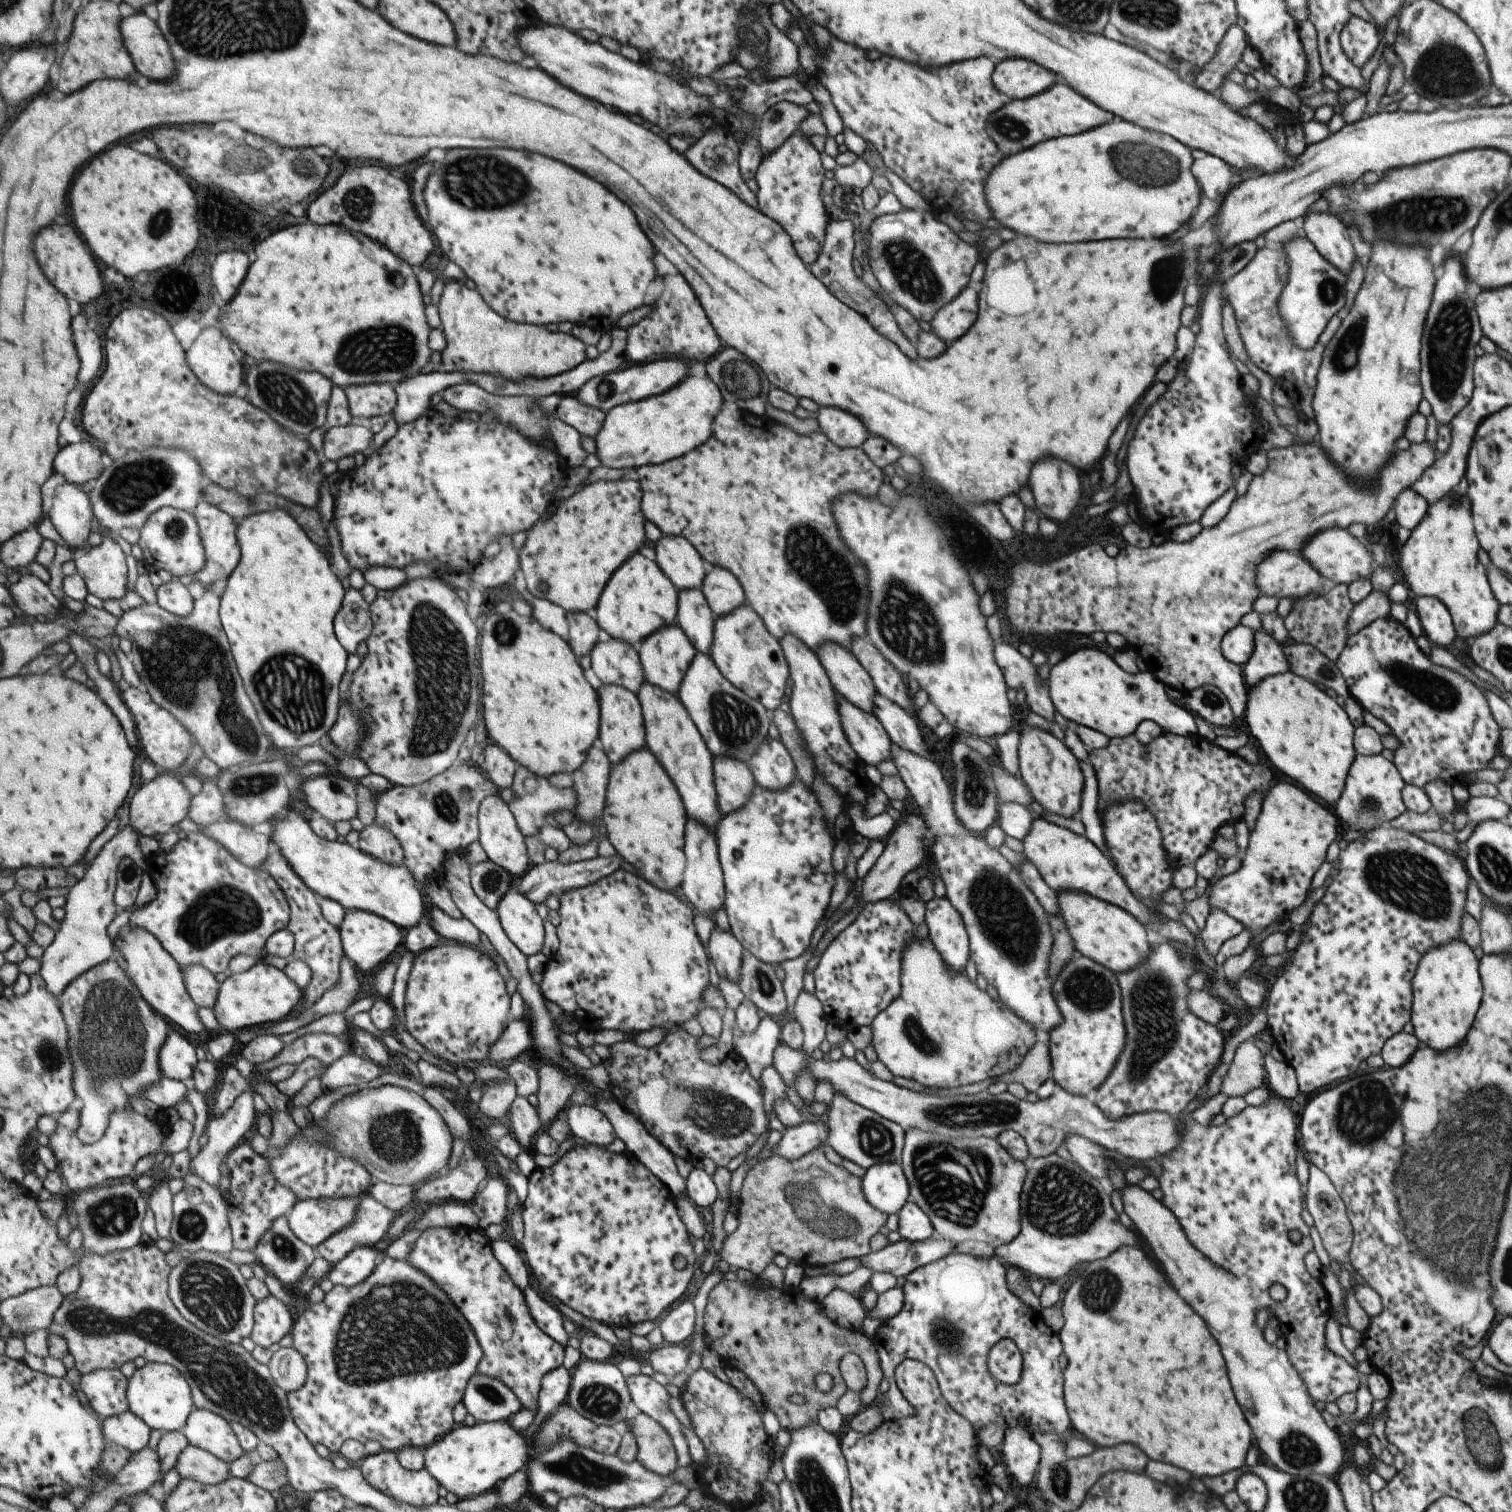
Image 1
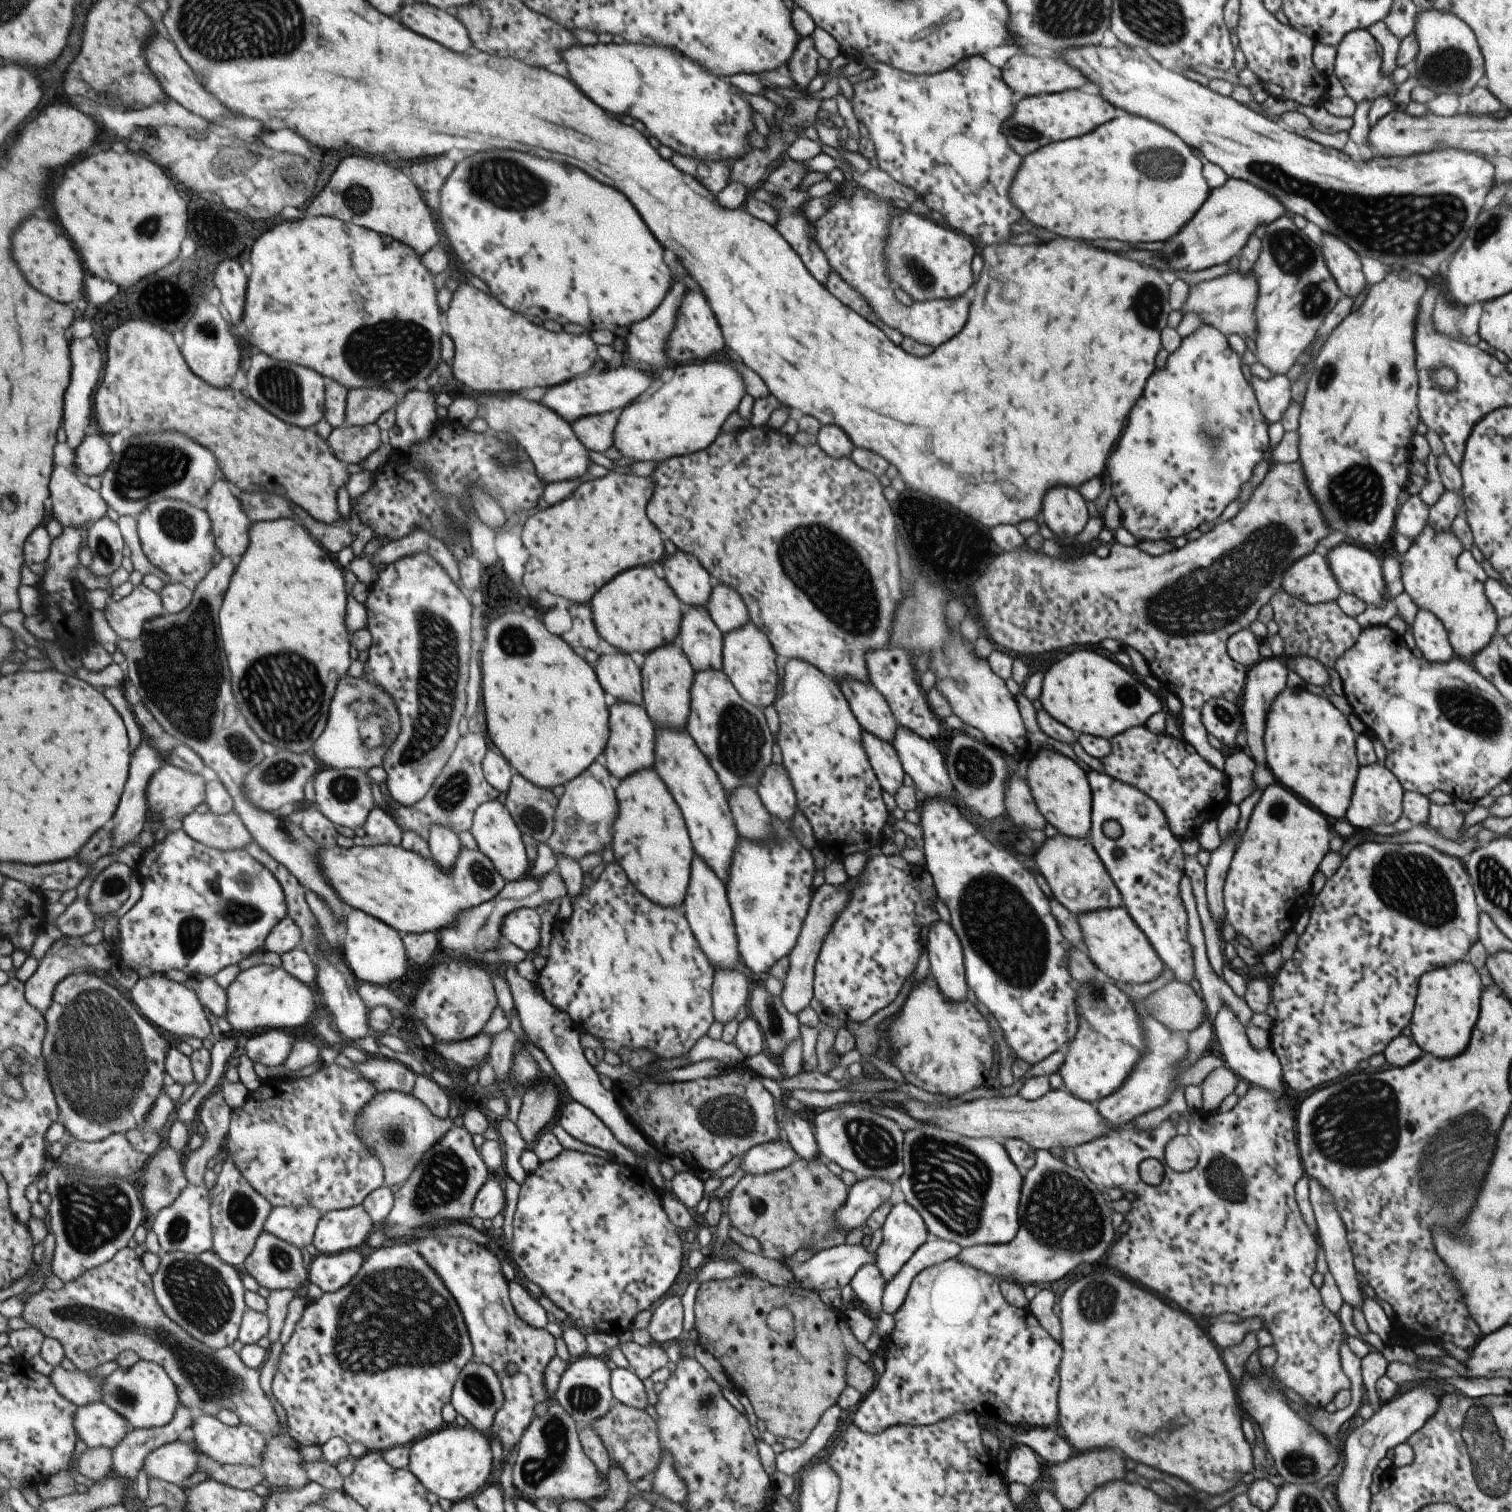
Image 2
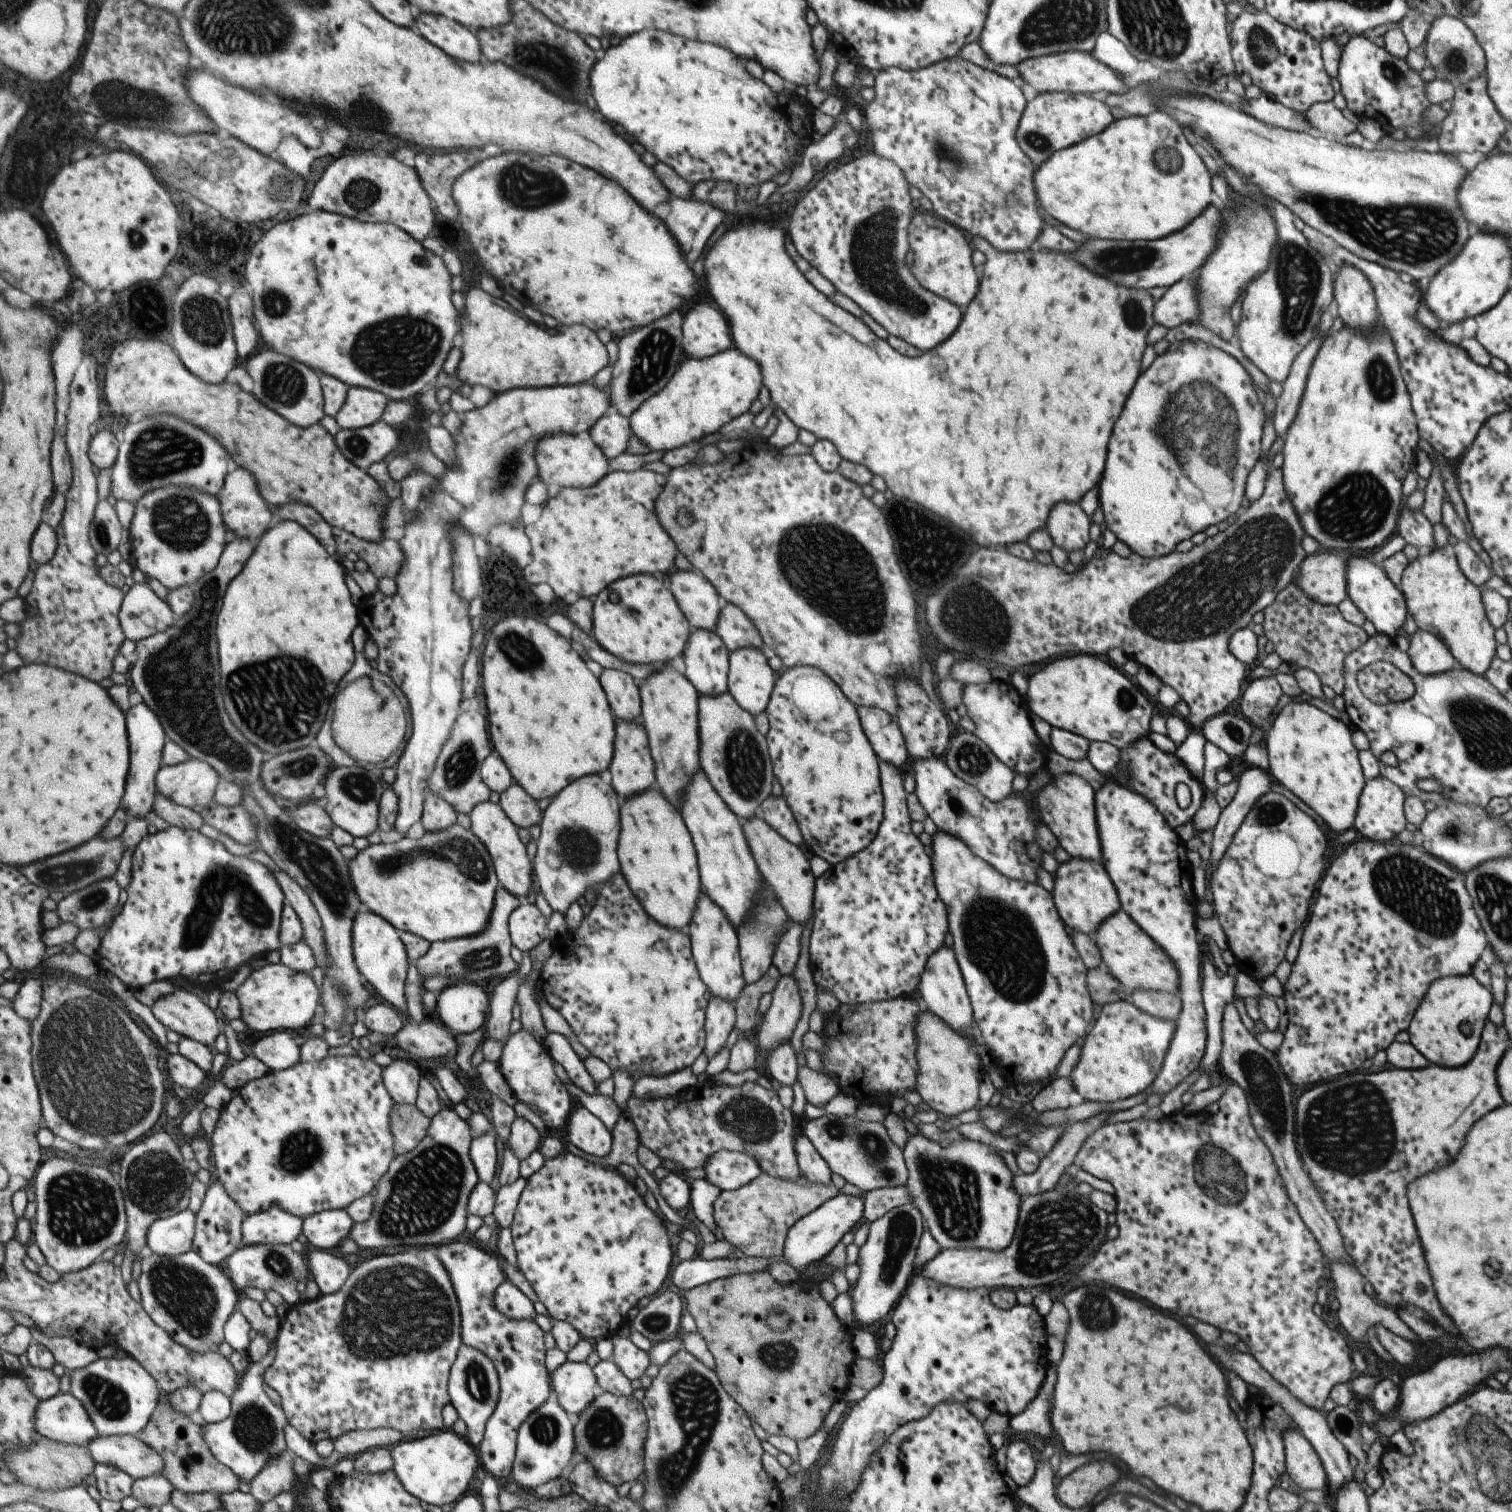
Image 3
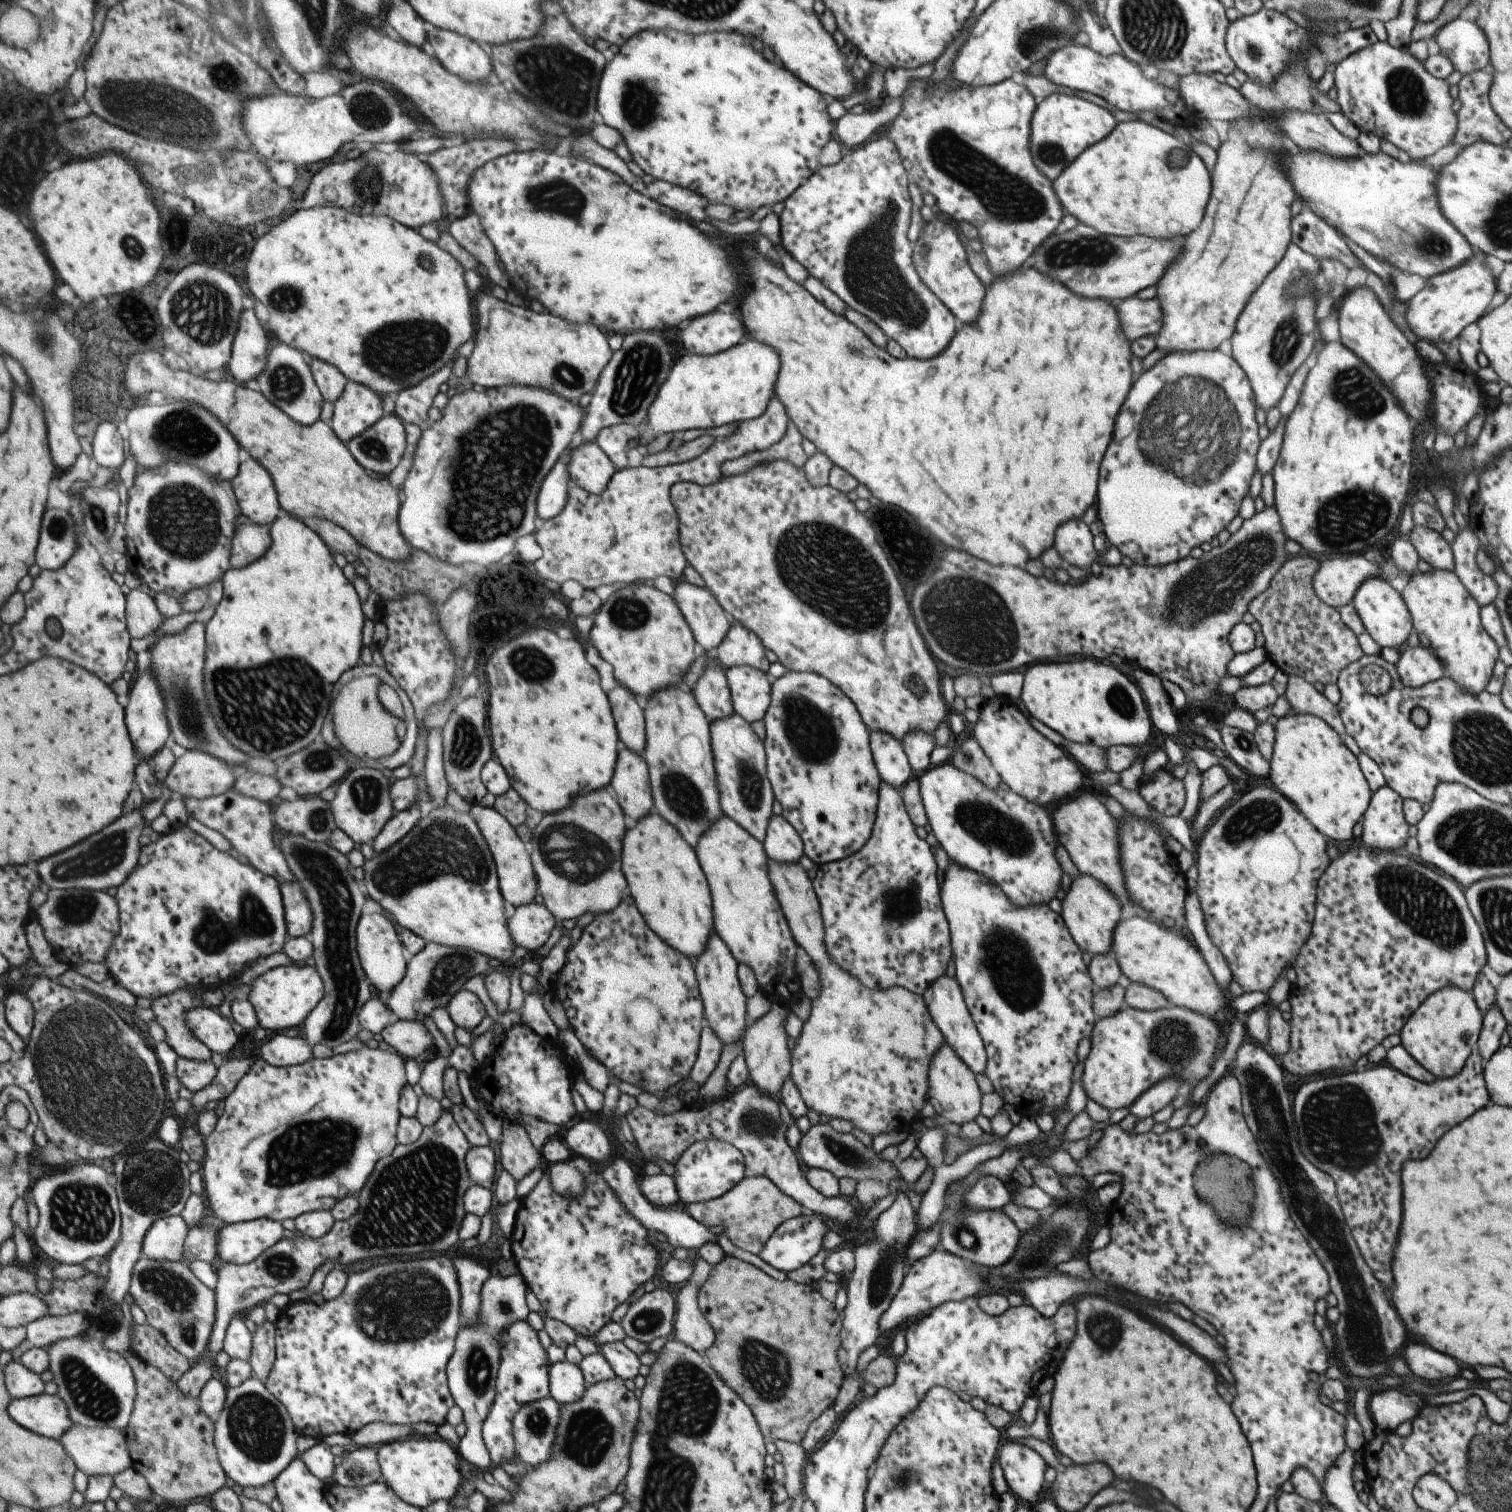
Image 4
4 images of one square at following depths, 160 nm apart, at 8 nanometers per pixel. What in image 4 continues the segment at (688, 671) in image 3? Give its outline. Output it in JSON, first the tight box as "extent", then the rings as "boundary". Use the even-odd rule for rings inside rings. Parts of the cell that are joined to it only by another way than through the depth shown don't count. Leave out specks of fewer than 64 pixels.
{"extent":[690,653,733,722],"boundary":[[[713,653],[707,654],[712,656],[711,662],[703,668],[703,674],[690,687],[690,691],[706,719],[713,722],[713,720],[731,716],[733,708],[729,688],[727,688],[725,680],[725,669],[716,660]]]}

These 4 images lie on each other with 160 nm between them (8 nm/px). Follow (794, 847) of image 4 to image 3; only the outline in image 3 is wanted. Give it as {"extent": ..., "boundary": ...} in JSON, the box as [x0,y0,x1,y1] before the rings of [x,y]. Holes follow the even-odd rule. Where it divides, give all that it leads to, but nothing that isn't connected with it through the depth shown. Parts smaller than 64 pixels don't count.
{"extent":[759,795,802,846],"boundary":[[[769,795],[761,802],[759,816],[769,827],[785,838],[789,844],[799,846],[802,844],[802,837],[797,824],[791,815],[783,798]]]}

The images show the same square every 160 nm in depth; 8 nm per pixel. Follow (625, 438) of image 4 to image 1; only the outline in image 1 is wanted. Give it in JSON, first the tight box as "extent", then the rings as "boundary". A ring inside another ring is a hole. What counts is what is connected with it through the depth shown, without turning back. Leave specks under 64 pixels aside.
{"extent":[556,394,607,440],"boundary":[[[576,394],[563,396],[556,415],[582,435],[596,440],[598,432],[606,421],[607,412],[580,401]]]}

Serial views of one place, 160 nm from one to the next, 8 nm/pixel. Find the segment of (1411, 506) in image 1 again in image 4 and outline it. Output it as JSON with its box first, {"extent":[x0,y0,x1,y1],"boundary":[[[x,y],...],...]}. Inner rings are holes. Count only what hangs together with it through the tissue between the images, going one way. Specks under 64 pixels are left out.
{"extent":[1407,526,1454,572],"boundary":[[[1413,526],[1407,534],[1418,558],[1435,570],[1454,572],[1453,554],[1450,545],[1437,533],[1425,526]]]}

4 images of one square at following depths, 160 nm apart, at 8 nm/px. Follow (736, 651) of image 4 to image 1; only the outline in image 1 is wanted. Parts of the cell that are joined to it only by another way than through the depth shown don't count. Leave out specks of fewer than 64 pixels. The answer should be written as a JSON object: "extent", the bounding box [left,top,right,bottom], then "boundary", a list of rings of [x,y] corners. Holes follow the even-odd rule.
{"extent":[699,565,746,617],"boundary":[[[716,565],[707,566],[699,590],[714,617],[729,613],[738,605],[746,603],[746,597],[735,576]]]}

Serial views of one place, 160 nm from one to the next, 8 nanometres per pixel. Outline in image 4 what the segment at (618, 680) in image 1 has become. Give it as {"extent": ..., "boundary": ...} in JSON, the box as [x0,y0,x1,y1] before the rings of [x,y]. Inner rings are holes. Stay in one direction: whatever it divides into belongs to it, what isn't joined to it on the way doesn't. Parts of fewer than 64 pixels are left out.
{"extent":[609,686,647,752],"boundary":[[[615,686],[609,694],[611,706],[615,706],[619,736],[631,750],[643,752],[647,746],[646,712],[637,702],[637,696],[625,686]]]}

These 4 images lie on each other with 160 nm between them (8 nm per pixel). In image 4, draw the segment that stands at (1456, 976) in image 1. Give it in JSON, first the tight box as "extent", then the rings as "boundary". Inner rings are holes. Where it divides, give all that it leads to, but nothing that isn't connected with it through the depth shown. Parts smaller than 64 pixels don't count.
{"extent":[1397,986,1482,1078],"boundary":[[[1445,986],[1427,996],[1407,1018],[1397,1034],[1399,1045],[1434,1078],[1451,1078],[1461,1071],[1472,1054],[1481,1030],[1482,1017],[1470,992],[1459,990],[1455,986]]]}

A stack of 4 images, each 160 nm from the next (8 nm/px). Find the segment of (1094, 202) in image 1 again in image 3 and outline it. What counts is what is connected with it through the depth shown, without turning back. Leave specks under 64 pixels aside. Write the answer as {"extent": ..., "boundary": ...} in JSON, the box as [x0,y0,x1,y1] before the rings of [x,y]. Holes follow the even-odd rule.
{"extent":[1033,112,1221,240],"boundary":[[[1151,112],[1147,115],[1125,115],[1119,120],[1111,122],[1103,132],[1095,134],[1082,142],[1073,144],[1073,146],[1067,146],[1063,150],[1057,150],[1055,154],[1051,154],[1045,162],[1041,162],[1039,170],[1033,172],[1033,188],[1035,188],[1035,200],[1039,202],[1039,208],[1045,210],[1051,218],[1055,218],[1057,222],[1065,224],[1067,228],[1071,226],[1073,230],[1079,230],[1083,234],[1089,234],[1089,236],[1097,236],[1097,238],[1113,238],[1113,240],[1158,240],[1161,236],[1167,236],[1171,232],[1177,232],[1181,230],[1183,226],[1187,226],[1199,212],[1203,212],[1205,206],[1209,204],[1217,204],[1221,206],[1219,198],[1211,192],[1211,184],[1209,184],[1210,175],[1207,172],[1207,168],[1203,166],[1201,158],[1197,153],[1197,147],[1191,144],[1179,124],[1165,112]]]}

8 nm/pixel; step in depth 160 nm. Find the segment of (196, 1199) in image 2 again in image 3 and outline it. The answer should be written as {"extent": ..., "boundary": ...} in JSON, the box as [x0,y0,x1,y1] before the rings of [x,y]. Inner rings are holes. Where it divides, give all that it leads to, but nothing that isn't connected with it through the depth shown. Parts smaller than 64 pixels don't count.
{"extent":[149,1208,197,1257],"boundary":[[[190,1208],[181,1214],[157,1220],[149,1228],[149,1253],[165,1257],[178,1257],[192,1251],[196,1234],[197,1215]]]}

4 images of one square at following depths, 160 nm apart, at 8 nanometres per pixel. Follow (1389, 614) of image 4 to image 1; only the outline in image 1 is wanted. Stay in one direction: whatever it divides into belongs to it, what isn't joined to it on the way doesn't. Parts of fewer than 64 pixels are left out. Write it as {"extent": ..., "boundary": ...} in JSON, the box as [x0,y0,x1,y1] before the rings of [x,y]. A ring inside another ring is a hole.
{"extent":[1297,527,1373,585],"boundary":[[[1338,527],[1317,532],[1297,552],[1329,585],[1349,585],[1356,579],[1370,578],[1373,562],[1368,552],[1346,529]]]}

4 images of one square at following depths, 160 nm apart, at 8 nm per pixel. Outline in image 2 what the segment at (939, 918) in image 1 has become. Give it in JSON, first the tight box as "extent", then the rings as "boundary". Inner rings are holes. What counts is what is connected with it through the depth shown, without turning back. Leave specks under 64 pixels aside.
{"extent":[927,920,966,1000],"boundary":[[[937,920],[927,932],[927,958],[933,982],[939,992],[951,1000],[965,1000],[966,987],[961,944],[949,923]]]}

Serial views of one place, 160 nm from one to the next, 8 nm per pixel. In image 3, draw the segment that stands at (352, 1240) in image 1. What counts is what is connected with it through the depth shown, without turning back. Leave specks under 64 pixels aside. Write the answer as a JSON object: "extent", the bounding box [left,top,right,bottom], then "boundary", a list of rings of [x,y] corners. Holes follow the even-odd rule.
{"extent":[303,1209,355,1250],"boundary":[[[346,1209],[327,1210],[303,1220],[303,1234],[315,1248],[333,1250],[351,1234],[355,1222]]]}

